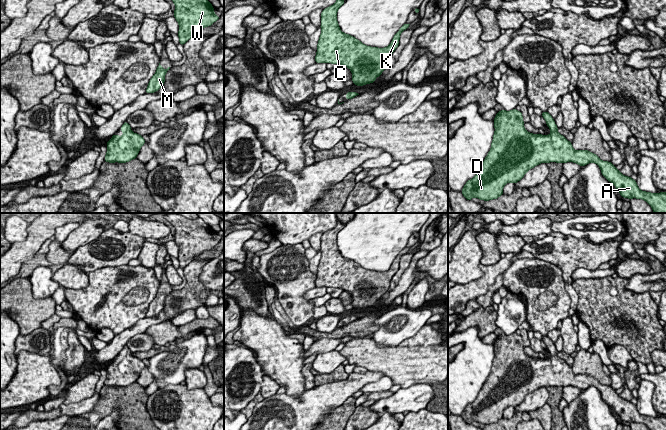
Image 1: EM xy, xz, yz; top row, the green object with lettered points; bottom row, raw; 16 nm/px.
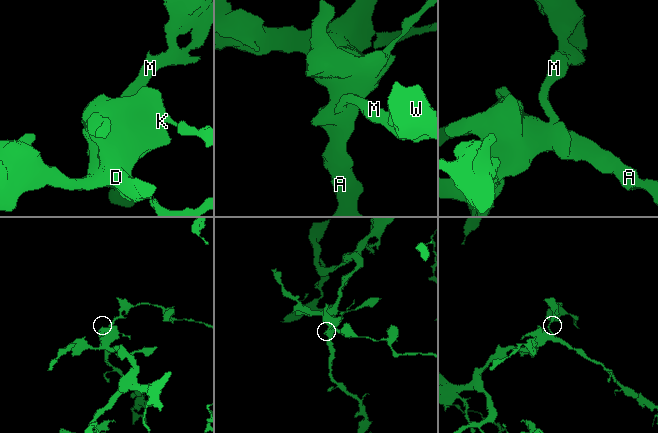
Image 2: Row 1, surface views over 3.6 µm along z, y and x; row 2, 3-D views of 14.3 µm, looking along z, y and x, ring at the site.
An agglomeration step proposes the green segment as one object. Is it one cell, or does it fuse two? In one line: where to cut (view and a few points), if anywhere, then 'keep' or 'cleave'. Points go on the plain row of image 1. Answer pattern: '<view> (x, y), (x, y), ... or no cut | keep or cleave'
no cut | keep

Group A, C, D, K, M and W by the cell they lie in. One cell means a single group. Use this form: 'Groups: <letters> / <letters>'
Groups: A C D K M W

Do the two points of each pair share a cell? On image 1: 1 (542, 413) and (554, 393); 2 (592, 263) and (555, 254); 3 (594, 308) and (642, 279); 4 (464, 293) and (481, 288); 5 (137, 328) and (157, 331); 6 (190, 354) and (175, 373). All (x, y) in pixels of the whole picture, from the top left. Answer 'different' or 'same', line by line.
1: different
2: same
3: different
4: same
5: different
6: same

